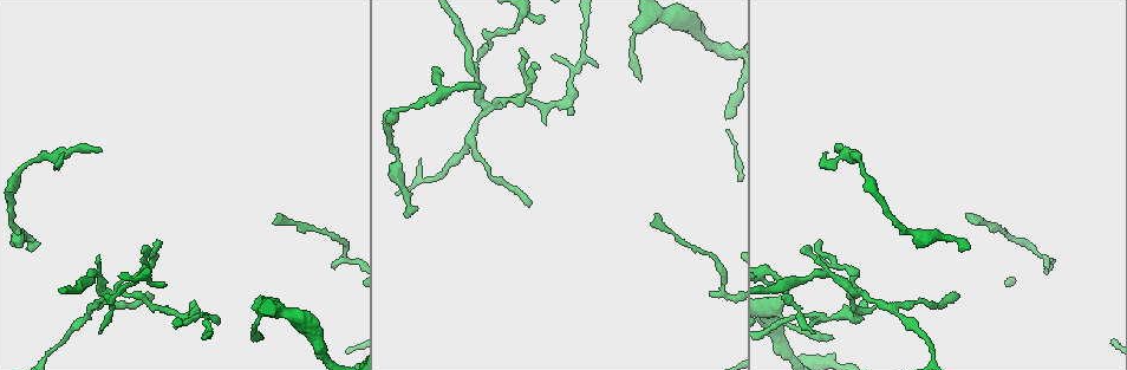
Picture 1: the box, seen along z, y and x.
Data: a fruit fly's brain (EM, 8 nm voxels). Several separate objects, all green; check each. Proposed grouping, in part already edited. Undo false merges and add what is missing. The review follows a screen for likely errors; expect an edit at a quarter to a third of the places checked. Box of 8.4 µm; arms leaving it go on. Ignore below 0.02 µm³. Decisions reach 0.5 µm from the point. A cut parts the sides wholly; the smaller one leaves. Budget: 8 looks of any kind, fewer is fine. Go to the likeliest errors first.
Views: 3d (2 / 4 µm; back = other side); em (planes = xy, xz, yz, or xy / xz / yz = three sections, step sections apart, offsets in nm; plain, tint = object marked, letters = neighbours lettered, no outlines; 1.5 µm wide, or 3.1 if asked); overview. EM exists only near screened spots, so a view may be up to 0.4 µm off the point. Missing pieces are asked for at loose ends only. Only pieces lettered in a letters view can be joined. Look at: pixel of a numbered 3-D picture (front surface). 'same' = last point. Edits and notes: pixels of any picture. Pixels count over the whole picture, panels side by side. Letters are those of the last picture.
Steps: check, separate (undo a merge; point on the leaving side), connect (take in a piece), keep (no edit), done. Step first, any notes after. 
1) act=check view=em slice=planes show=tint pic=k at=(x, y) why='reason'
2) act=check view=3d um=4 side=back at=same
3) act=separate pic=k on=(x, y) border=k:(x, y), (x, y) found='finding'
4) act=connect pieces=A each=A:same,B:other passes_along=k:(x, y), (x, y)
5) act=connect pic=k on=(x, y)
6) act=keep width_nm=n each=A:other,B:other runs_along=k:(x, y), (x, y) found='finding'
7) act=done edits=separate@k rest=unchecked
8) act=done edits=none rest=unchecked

act=check view=em slice=xy step=8 show=letters pic=1 at=(480, 87) why='an open end'

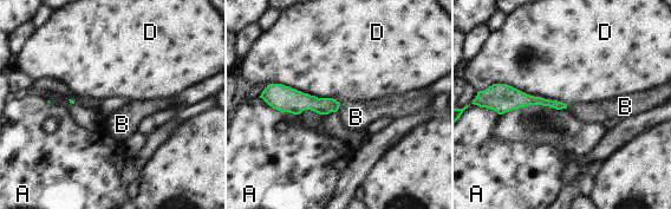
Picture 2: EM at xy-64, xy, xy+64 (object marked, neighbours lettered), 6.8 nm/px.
act=check view=em slice=planes show=letters at=same why='cut it another way'

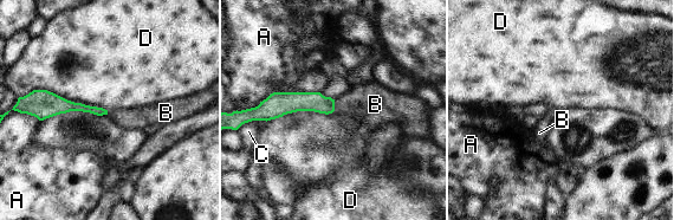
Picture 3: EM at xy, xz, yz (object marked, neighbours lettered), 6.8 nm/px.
act=connect pieces=B longest_contact=D:550nm each=A:other,B:same,C:other,D:other passes_along=3:(316, 102), (334, 104), (370, 102) found='the neuron continues'

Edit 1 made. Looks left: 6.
act=check view=3d um=2 pic=1 at=(109, 291) why='looks like a crossing'

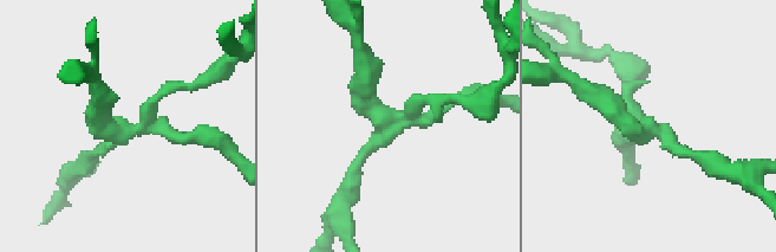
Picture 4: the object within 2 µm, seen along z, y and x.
act=check view=em slice=planes show=letters pic=4 at=(394, 124)

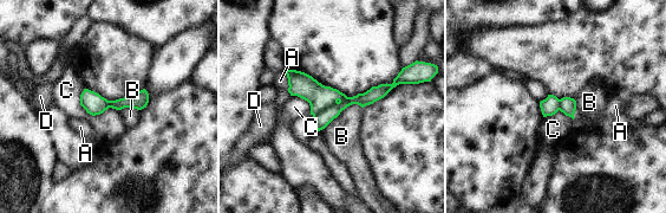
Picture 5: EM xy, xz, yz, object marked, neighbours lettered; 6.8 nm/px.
act=separate pic=5 on=(301, 84) each=A:other,B:other,C:other,D:other border=5:(337, 101), (313, 115) found='a second neuron is stuck on'

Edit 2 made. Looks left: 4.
act=check view=overview why='see it whole again'

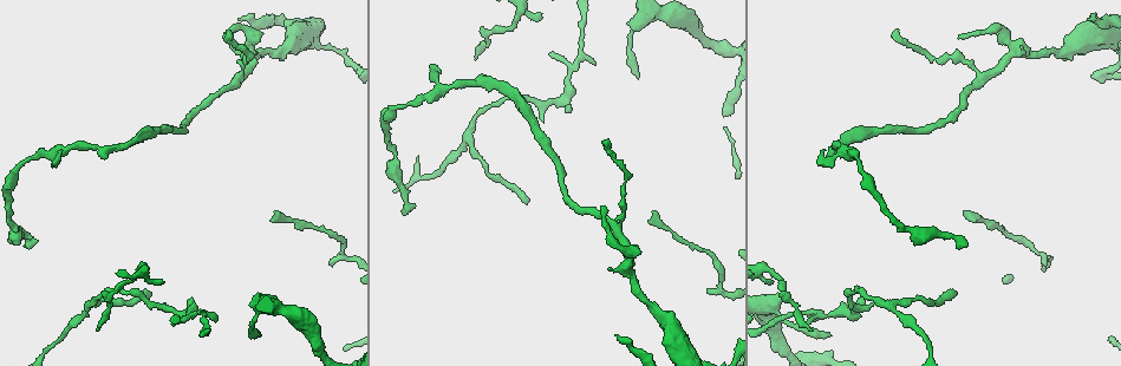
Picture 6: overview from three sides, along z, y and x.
act=check view=em slice=planes show=letters pic=6 at=(896, 32) why='tapers out'

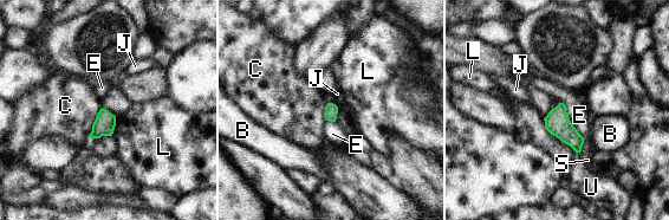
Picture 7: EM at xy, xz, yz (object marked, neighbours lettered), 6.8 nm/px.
act=keep width_nm=90 each=B:other,C:other,E:other,J:other,L:other,S:other,U:other border=7:(102, 108), (92, 124), (90, 138) found='no lettered piece goes on from it'

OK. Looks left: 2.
act=done edits=connect@3,separate@5 rest=unchecked

